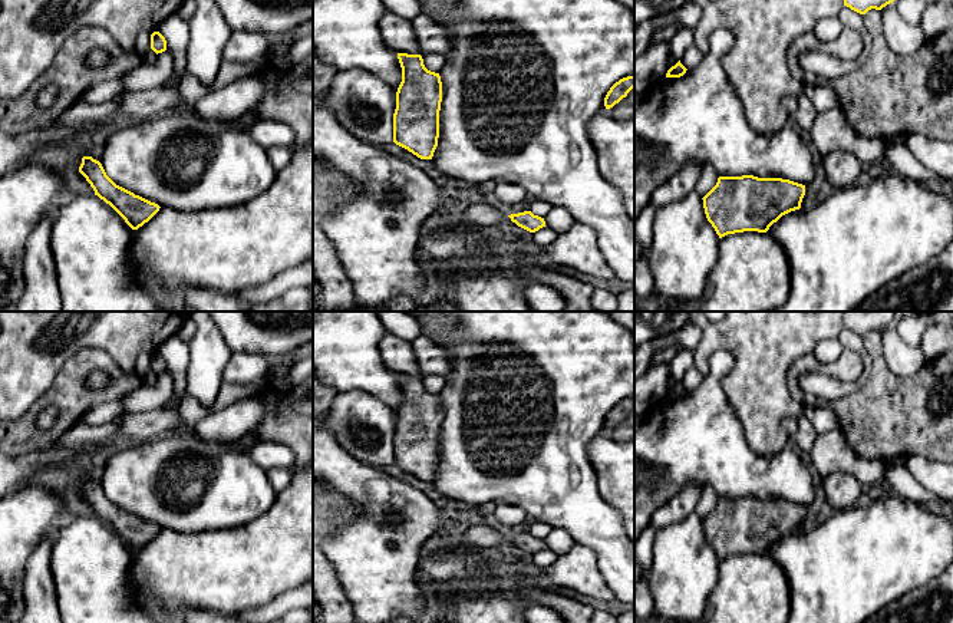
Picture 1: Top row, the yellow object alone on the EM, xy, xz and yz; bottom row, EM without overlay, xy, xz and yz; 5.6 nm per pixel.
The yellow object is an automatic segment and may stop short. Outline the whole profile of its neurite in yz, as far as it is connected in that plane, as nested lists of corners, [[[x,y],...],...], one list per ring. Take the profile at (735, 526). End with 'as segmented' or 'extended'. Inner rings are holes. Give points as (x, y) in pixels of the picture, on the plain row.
[[[754,497],[719,498],[702,520],[719,560],[743,553],[766,554],[782,537],[799,531],[805,507]]]; as segmented

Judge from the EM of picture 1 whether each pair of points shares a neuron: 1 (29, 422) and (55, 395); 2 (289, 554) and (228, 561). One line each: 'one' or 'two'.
1: one
2: one

